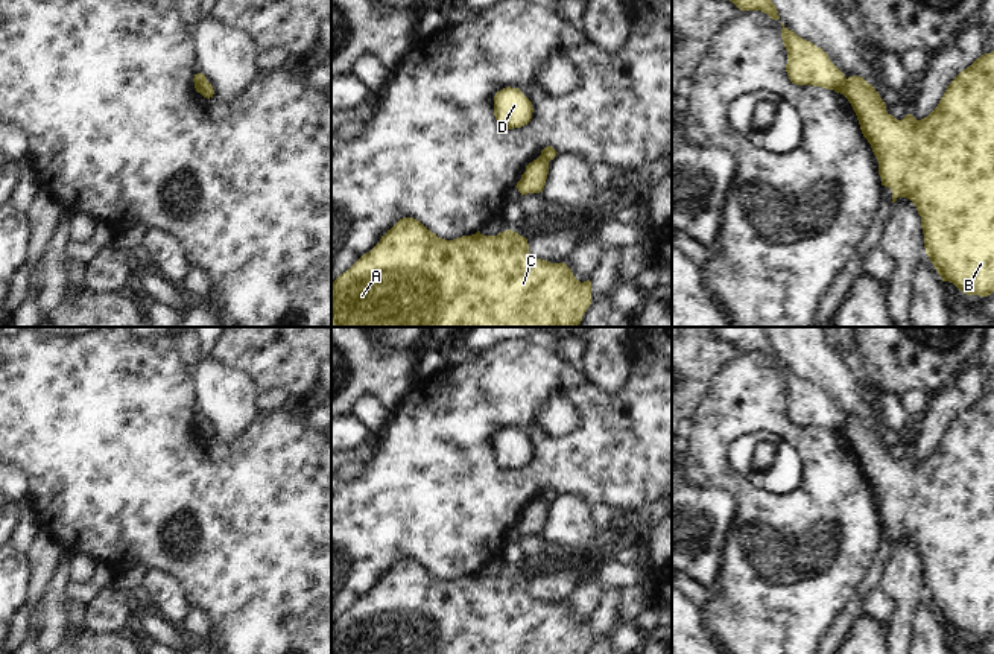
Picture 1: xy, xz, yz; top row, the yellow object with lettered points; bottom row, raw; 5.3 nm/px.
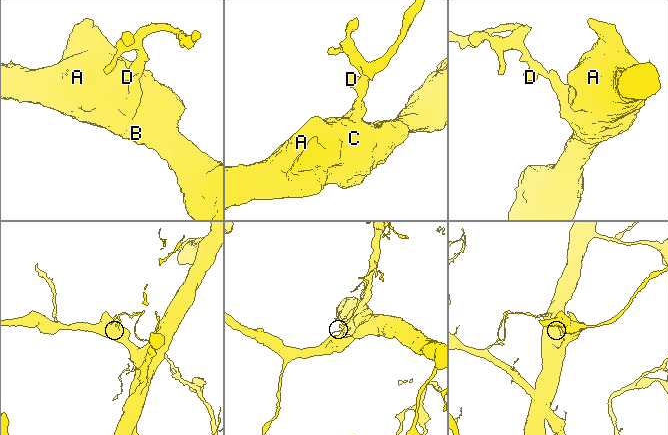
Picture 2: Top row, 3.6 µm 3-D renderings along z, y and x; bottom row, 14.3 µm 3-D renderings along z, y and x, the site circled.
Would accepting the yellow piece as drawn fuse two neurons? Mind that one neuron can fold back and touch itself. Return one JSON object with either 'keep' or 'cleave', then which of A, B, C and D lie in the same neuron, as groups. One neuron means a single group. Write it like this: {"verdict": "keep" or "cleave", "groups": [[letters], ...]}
{"verdict": "cleave", "groups": [["A", "B", "C"], ["D"]]}

